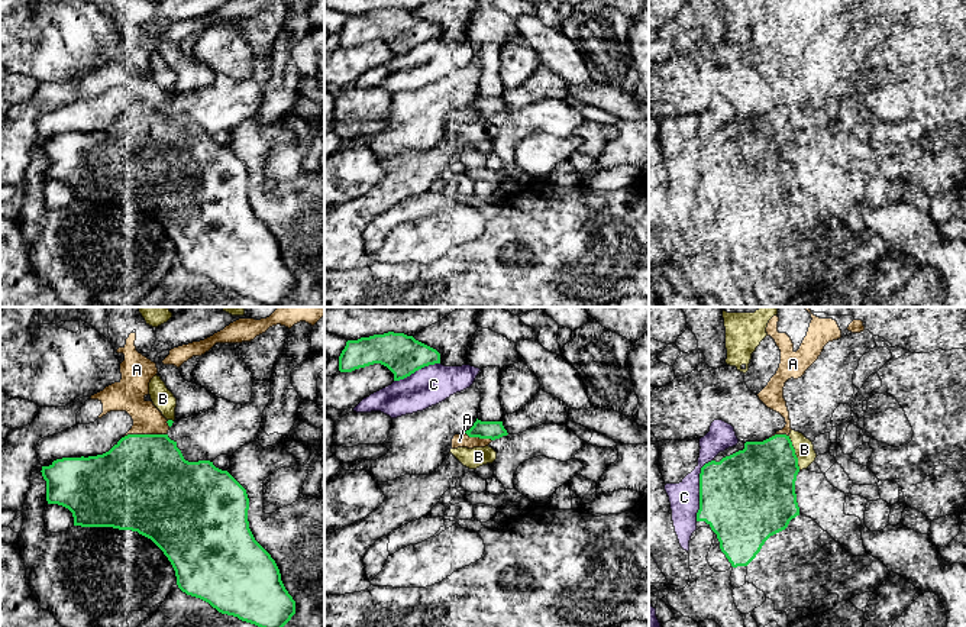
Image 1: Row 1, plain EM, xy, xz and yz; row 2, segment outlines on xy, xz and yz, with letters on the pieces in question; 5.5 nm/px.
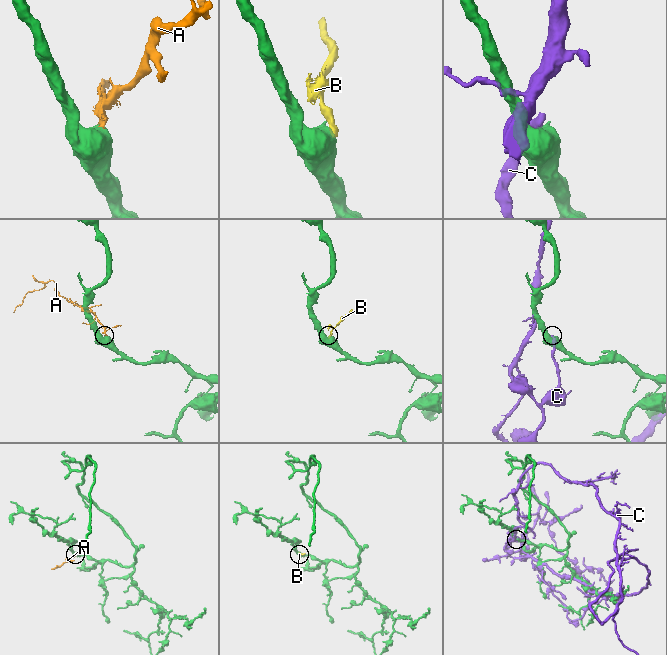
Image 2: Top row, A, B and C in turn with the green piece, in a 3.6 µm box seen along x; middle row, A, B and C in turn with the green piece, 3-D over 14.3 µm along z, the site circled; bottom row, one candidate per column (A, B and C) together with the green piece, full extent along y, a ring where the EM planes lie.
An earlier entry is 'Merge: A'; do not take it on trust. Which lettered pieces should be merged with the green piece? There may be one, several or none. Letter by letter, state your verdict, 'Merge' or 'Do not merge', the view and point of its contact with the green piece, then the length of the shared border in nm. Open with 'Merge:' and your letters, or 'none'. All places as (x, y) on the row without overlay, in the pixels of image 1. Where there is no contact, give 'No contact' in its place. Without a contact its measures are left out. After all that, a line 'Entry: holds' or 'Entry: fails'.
Merge: A
A: Merge. Touches green at xy (144, 110). Shared border 240 nm
B: Do not merge. Touches green at yz (794, 129). Shared border 200 nm
C: Do not merge. Touches green at yz (700, 165). Shared border 360 nm
Entry: holds

